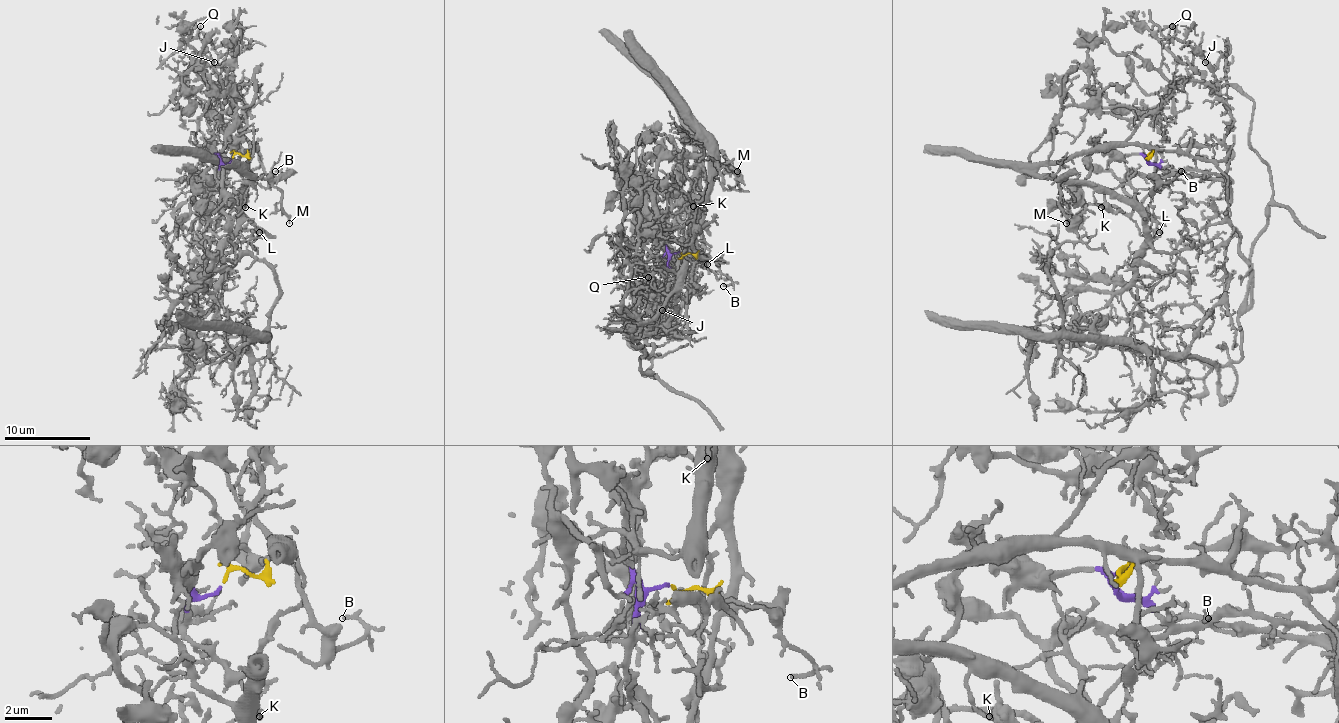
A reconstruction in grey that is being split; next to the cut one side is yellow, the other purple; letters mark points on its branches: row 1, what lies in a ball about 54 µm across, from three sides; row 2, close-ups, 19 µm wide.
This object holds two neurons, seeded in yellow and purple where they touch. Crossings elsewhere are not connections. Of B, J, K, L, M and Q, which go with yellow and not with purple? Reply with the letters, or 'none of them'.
B, K, L, M

